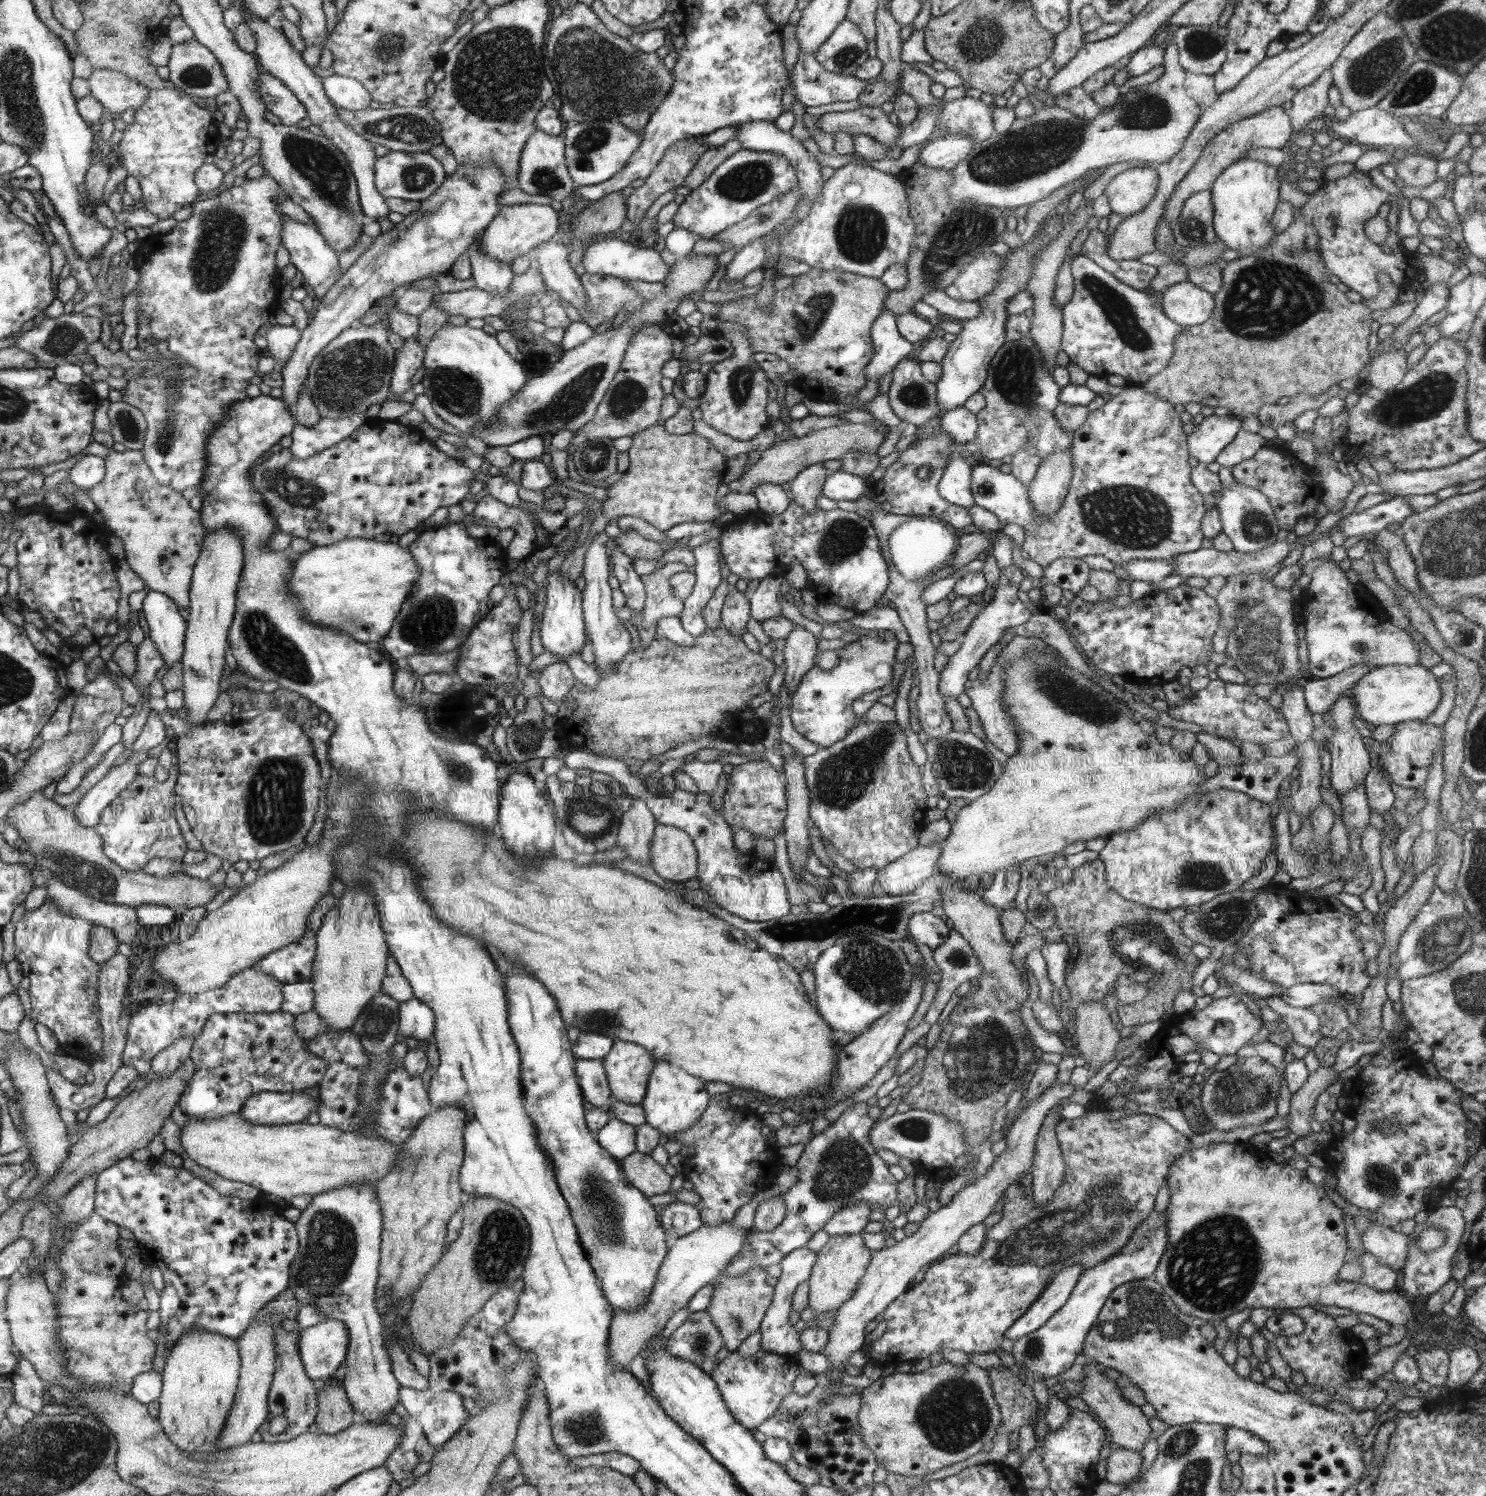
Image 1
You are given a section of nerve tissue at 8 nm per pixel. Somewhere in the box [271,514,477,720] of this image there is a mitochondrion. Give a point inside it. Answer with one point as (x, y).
(430, 623)

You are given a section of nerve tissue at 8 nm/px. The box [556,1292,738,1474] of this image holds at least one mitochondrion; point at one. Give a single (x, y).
(586, 1428)

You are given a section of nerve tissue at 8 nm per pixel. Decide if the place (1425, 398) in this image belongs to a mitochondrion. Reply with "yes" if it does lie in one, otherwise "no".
yes

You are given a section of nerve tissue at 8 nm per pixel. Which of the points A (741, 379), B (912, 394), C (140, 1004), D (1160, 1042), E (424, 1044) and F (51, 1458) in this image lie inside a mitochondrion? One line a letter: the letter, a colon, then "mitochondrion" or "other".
A: mitochondrion
B: mitochondrion
C: other
D: other
E: other
F: mitochondrion

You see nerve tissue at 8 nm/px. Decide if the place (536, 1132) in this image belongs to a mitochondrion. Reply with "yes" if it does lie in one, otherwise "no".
no

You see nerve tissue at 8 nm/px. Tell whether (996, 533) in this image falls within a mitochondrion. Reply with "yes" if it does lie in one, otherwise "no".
no

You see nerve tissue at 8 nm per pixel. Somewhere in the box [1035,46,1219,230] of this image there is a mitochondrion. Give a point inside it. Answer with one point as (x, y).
(1150, 110)

